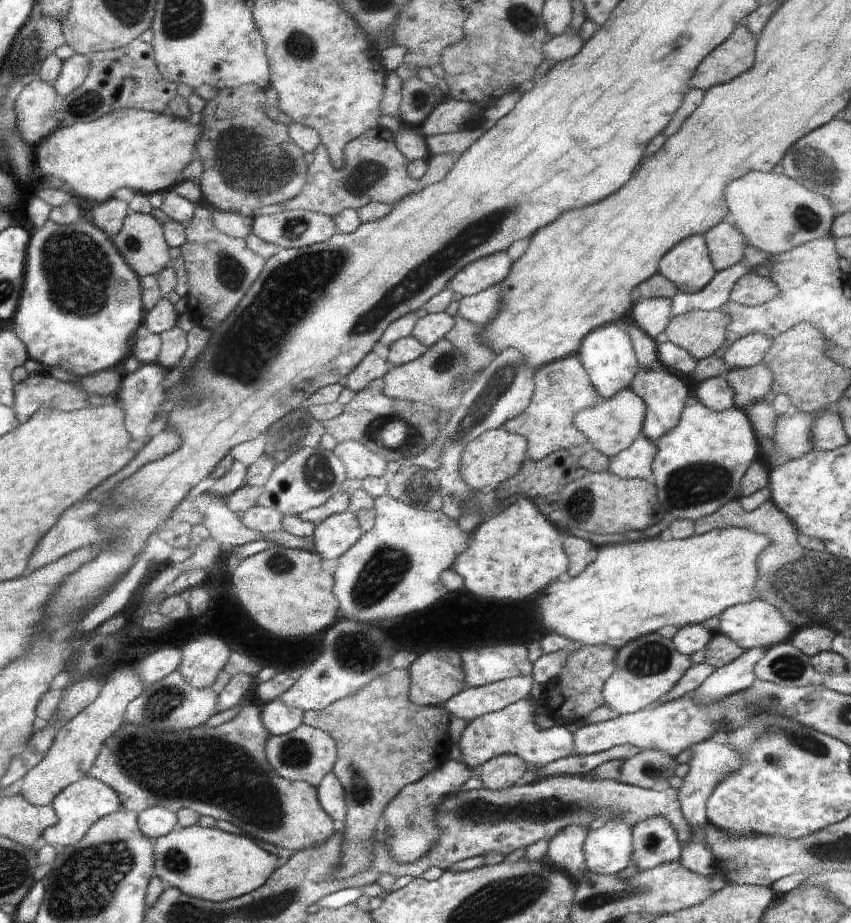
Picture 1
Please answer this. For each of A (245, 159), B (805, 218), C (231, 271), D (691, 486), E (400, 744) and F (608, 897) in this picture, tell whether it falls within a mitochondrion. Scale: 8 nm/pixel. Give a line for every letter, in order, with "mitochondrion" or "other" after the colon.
A: mitochondrion
B: mitochondrion
C: mitochondrion
D: mitochondrion
E: other
F: mitochondrion

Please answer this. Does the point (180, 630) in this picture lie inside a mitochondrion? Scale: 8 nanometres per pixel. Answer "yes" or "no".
no

